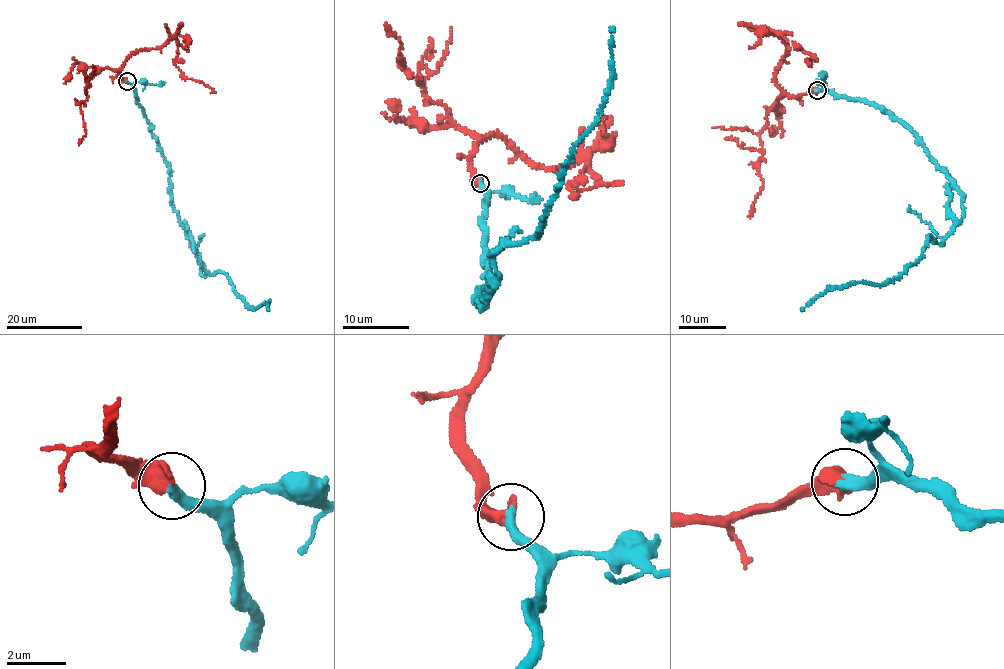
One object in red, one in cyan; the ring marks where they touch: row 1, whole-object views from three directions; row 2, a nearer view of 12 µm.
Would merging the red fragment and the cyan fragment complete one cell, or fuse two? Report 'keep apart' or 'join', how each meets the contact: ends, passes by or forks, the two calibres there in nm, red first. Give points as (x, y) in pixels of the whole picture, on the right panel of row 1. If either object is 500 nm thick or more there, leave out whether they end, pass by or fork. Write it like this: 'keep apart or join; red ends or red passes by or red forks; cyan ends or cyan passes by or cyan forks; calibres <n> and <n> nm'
join; calibres 550 and 400 nm

